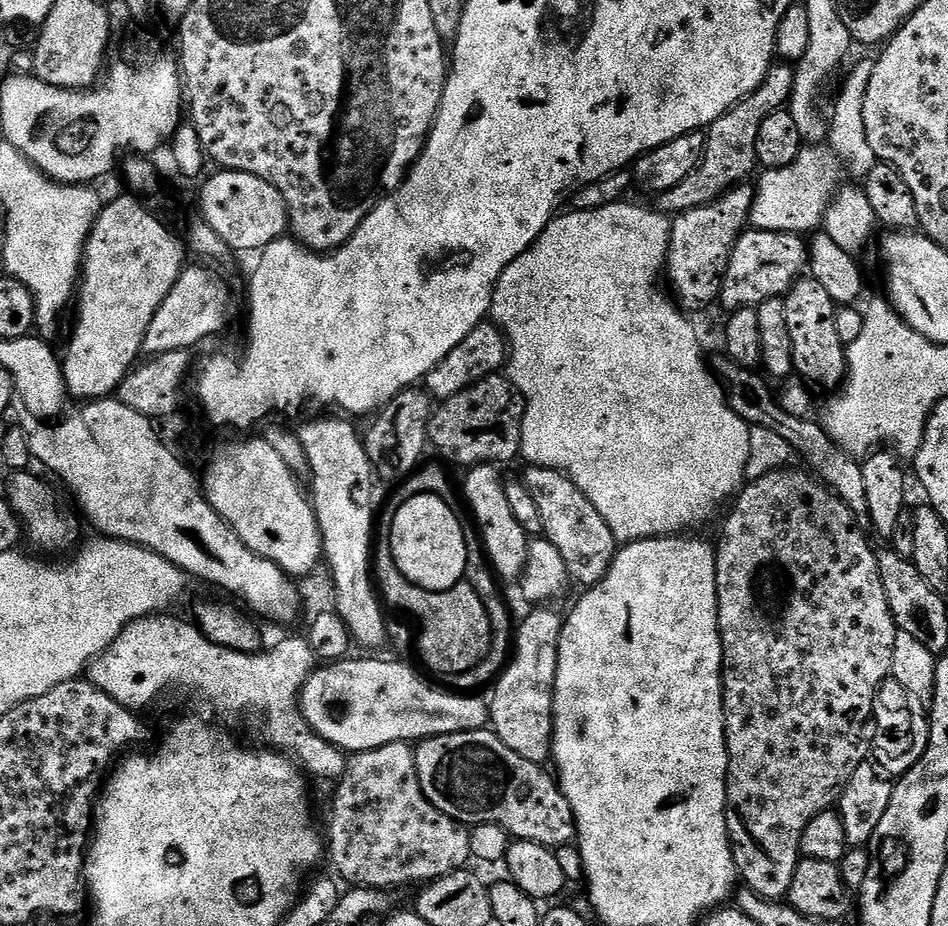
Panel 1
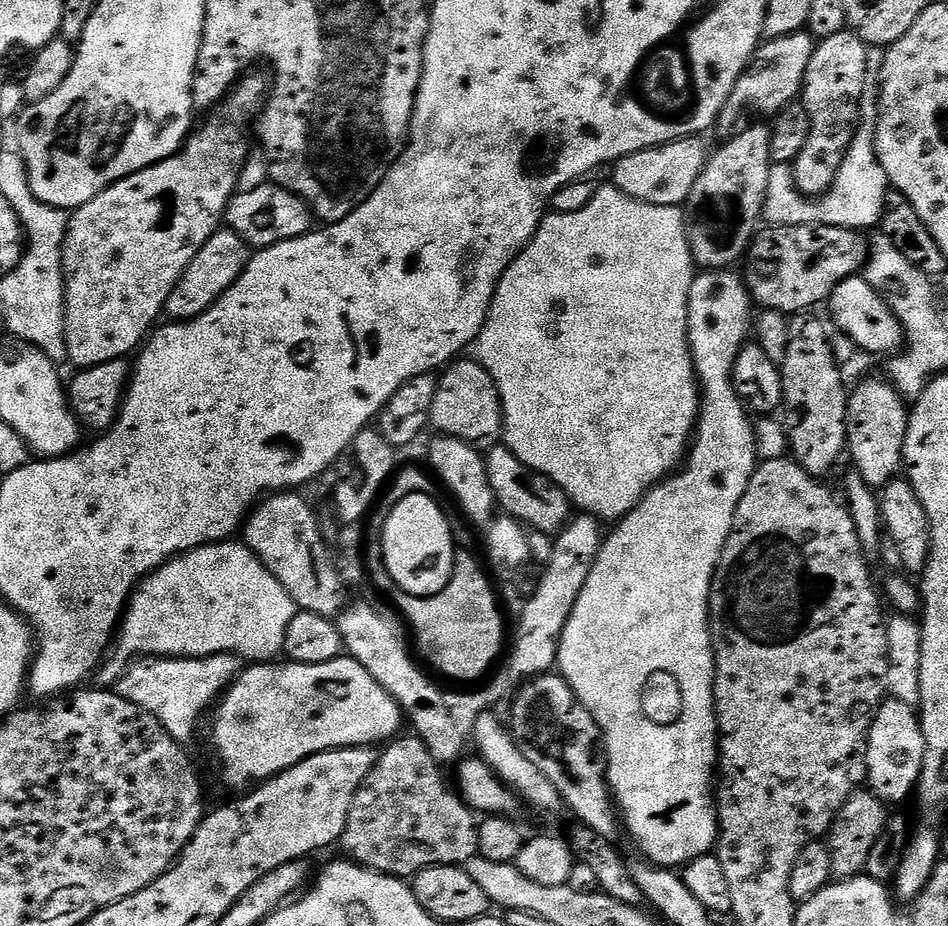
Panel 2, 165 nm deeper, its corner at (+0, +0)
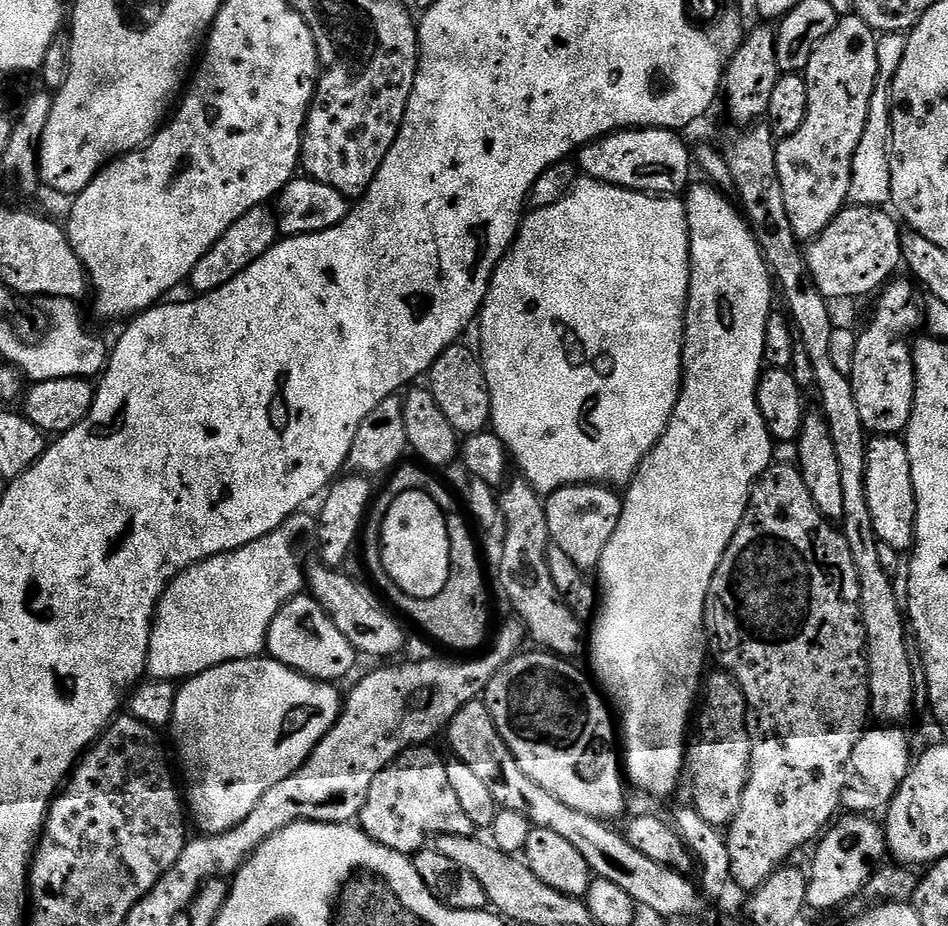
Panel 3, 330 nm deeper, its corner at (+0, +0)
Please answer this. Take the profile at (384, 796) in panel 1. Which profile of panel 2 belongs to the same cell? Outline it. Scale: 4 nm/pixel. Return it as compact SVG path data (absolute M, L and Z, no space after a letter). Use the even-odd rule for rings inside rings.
M415 734L409 736L401 735L399 738L393 739L387 745L388 748L383 753L379 753L376 765L370 770L368 777L362 782L360 789L356 791L354 802L350 806L350 818L346 830L340 835L338 844L339 847L344 847L343 855L347 859L361 864L364 868L369 868L375 872L381 872L387 876L399 876L401 878L415 878L422 870L433 868L439 864L455 864L457 866L466 866L471 860L477 859L480 847L478 846L478 834L480 833L480 825L478 823L477 813L473 812L464 802L464 797L459 791L444 777L445 769L435 760L430 754L430 750L420 740L420 737Z

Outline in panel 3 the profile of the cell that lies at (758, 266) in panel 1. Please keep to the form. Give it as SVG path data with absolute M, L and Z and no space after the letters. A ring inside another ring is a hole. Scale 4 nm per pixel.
M845 206L843 210L826 226L822 235L807 245L808 269L822 294L829 302L852 300L855 296L868 296L872 291L883 289L893 279L896 267L902 264L902 246L900 245L901 225L887 216L887 211L879 208L861 208Z

